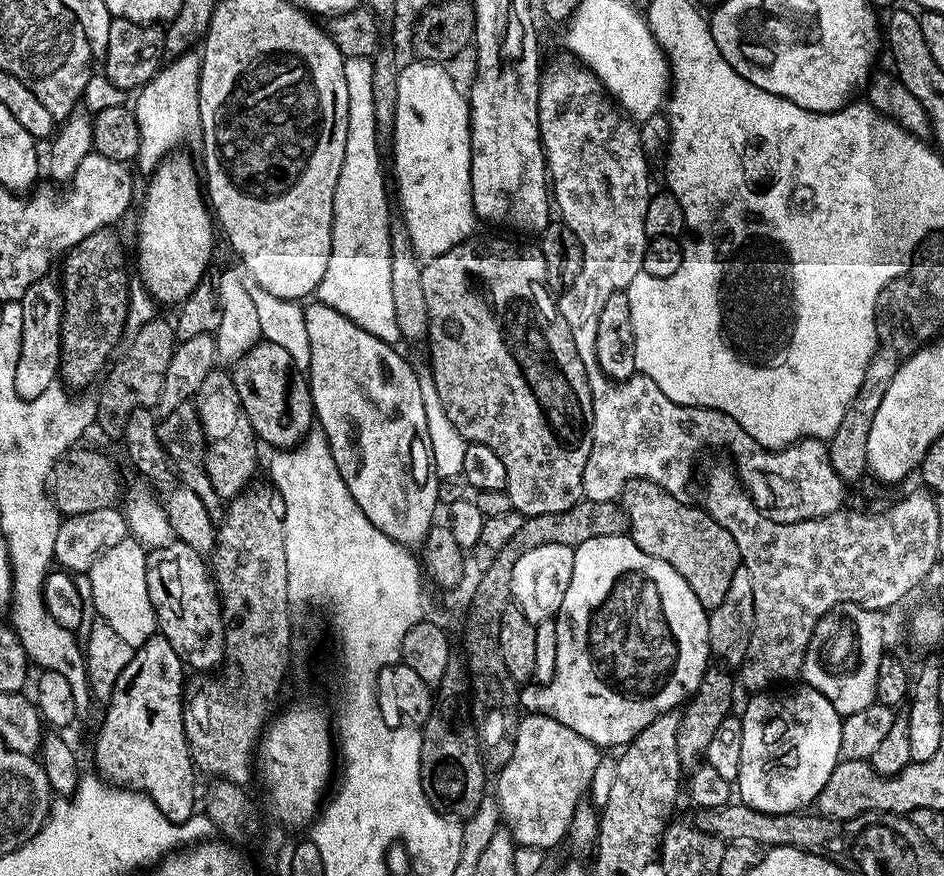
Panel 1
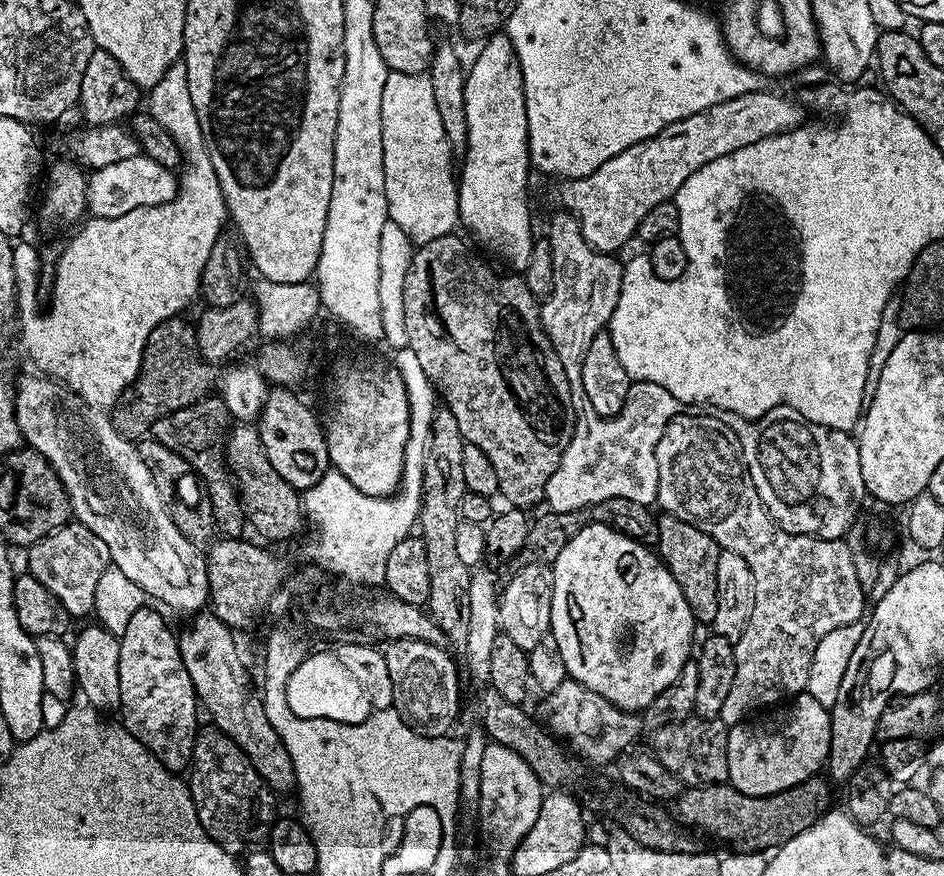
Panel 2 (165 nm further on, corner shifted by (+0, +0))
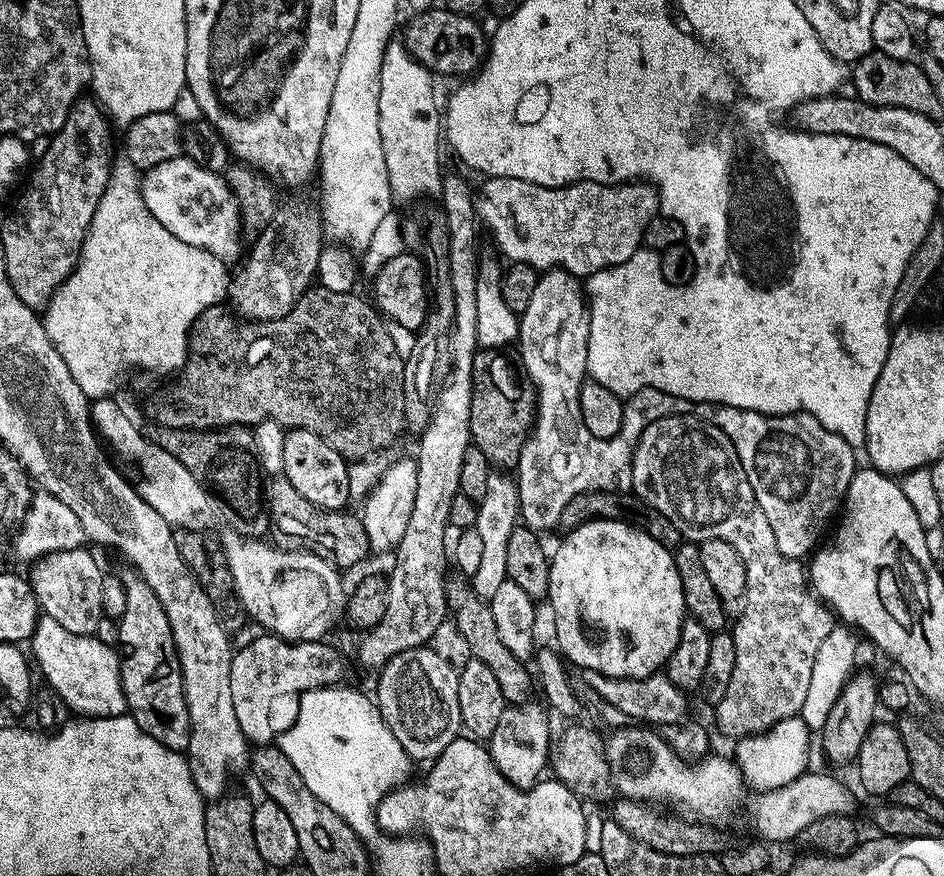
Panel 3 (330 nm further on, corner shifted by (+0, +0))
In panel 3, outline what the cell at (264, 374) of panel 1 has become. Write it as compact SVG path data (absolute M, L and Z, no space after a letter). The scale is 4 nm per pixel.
M293 428L285 431L282 442L282 475L306 498L306 502L314 502L314 506L327 508L329 512L338 512L345 507L344 503L350 500L350 478L348 477L349 461L338 454L330 445L325 444L318 434L310 434L310 430Z

